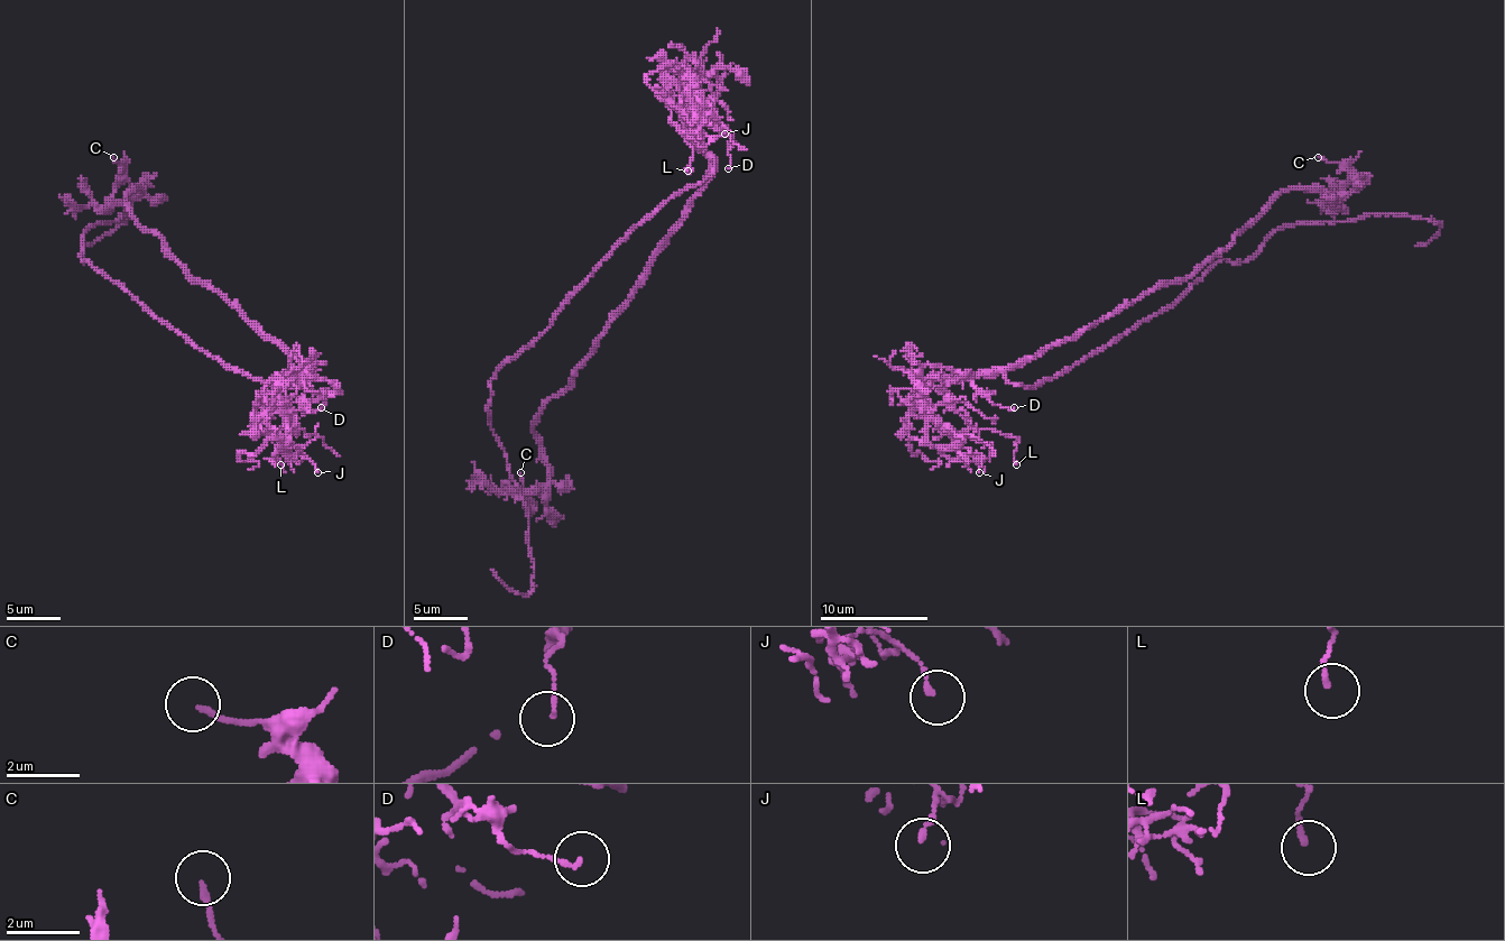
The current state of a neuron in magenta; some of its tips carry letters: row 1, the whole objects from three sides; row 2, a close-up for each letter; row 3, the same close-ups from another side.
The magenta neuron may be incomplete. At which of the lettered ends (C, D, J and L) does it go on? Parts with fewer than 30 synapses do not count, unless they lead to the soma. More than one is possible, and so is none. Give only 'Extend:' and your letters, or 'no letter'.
Extend: no letter

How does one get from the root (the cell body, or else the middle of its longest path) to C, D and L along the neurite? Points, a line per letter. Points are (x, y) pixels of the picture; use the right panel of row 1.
C: (1039, 384), (1019, 386), (1006, 372), (1192, 275), (1283, 192), (1310, 190), (1337, 200), (1348, 173), (1318, 157)
D: (1039, 384), (1019, 386), (1000, 372), (917, 380), (947, 367), (960, 372), (993, 405), (1014, 407)
L: (1039, 384), (1019, 386), (1000, 372), (933, 384), (971, 426), (1012, 434), (1016, 440), (1016, 464)

